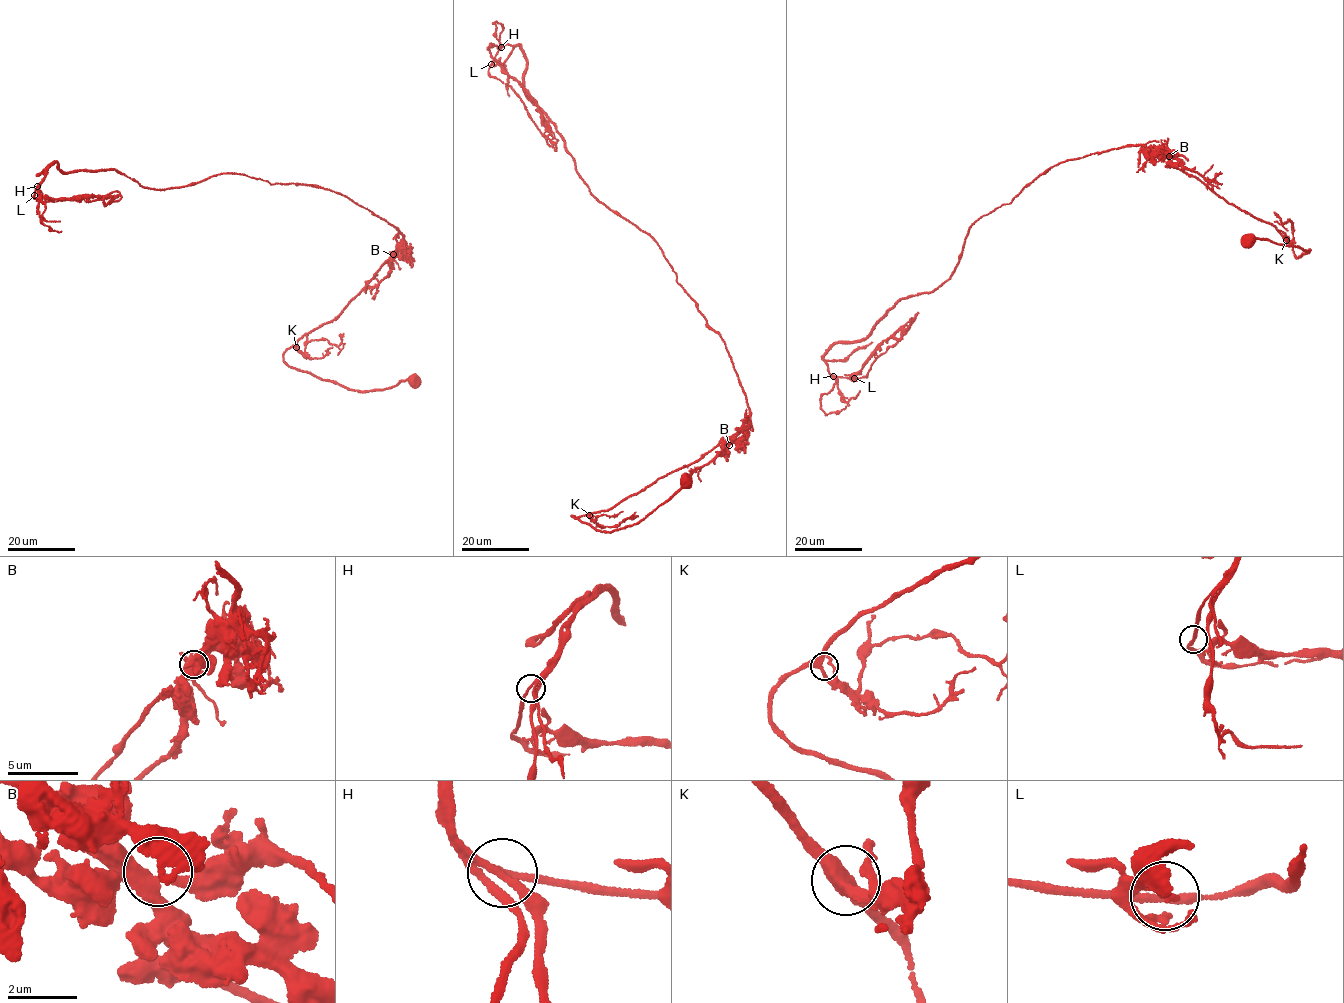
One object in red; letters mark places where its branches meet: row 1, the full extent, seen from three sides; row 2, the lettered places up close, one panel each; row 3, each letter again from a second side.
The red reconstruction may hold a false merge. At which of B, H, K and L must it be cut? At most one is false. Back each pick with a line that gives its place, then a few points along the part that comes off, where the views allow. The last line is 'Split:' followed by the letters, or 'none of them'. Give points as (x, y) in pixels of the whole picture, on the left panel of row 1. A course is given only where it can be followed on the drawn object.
Split: none of them

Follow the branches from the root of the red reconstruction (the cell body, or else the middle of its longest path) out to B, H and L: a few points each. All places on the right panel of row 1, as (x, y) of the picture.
B: (1249, 239), (1310, 250), (1294, 256), (1272, 224), (1172, 167), (1169, 156)
H: (1249, 239), (1310, 250), (1143, 146), (1068, 160), (974, 222), (947, 280), (832, 344), (833, 376)
L: (1249, 239), (1310, 250), (1143, 146), (1068, 160), (974, 222), (947, 280), (832, 344), (829, 372), (854, 378)

